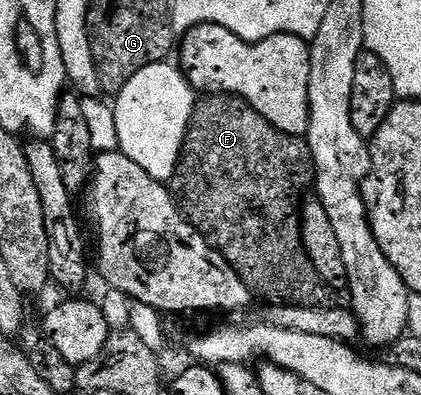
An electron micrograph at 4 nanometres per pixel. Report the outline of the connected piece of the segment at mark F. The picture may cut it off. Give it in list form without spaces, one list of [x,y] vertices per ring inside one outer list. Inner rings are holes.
[[[213,93],[197,100],[196,109],[192,112],[192,118],[184,136],[184,146],[180,152],[176,173],[172,177],[170,188],[173,194],[178,195],[180,212],[223,255],[226,263],[230,263],[230,267],[234,267],[234,271],[238,271],[238,275],[246,283],[246,287],[252,290],[257,298],[265,297],[262,298],[265,302],[274,305],[293,305],[306,308],[326,307],[333,304],[334,291],[322,279],[322,275],[318,275],[318,271],[314,271],[314,263],[310,263],[310,255],[306,255],[306,247],[300,234],[299,212],[302,198],[305,196],[303,193],[307,189],[309,192],[313,188],[315,176],[316,164],[312,158],[312,148],[308,146],[304,137],[286,135],[282,131],[278,131],[278,127],[274,127],[269,121],[262,119],[262,115],[258,115],[258,111],[254,111],[254,107],[242,97],[236,97],[233,93]]]

